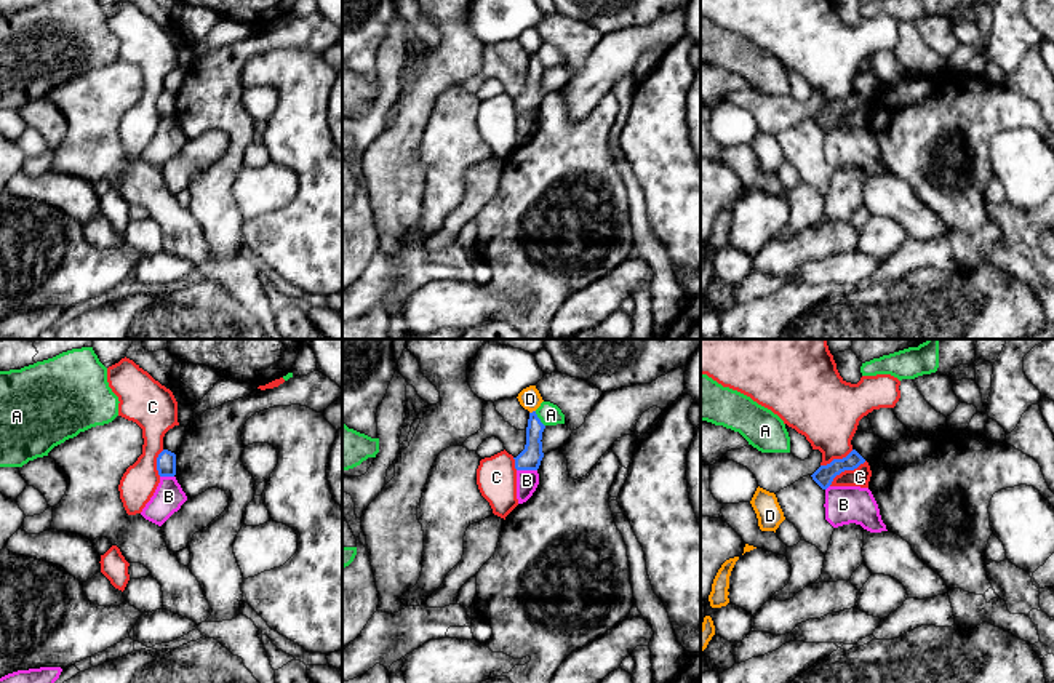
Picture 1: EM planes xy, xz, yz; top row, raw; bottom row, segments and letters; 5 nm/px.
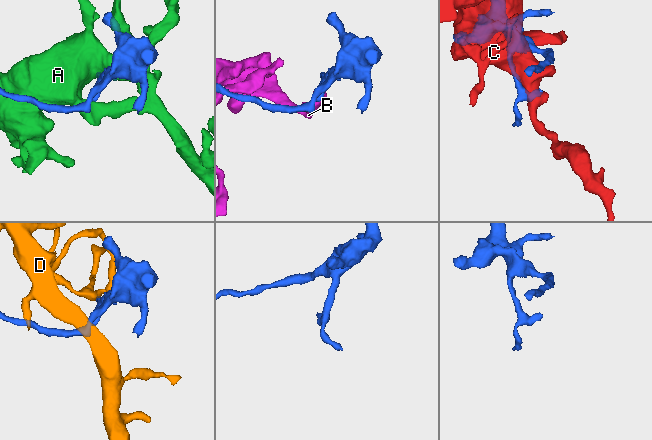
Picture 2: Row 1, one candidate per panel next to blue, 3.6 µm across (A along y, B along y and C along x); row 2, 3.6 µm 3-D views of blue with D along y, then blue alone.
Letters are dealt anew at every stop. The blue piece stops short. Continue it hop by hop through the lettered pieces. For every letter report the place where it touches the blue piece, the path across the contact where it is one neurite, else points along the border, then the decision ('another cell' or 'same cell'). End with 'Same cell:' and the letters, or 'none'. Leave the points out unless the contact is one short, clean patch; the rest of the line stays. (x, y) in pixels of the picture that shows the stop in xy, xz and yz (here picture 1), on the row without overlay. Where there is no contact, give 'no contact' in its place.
A: xz (539, 61) | another cell
B: xz (526, 111) | along xz (517, 111), (536, 112) | another cell
C: yz (846, 111) | another cell
D: xz (533, 53) | another cell
Same cell: none

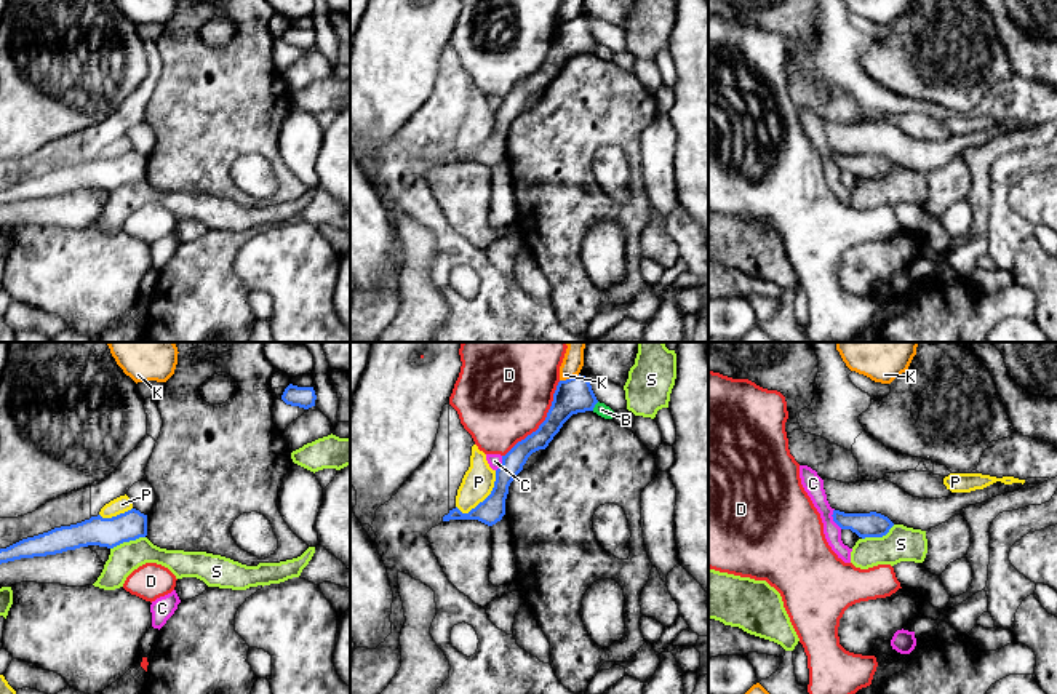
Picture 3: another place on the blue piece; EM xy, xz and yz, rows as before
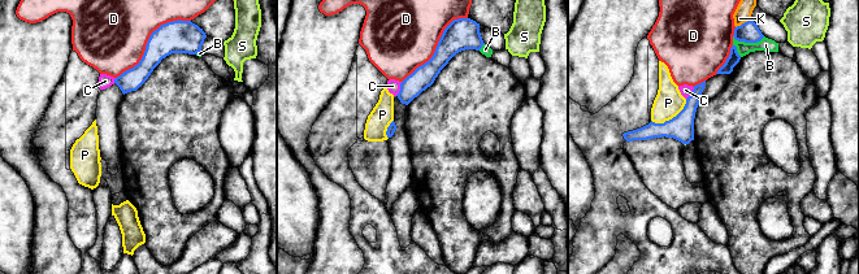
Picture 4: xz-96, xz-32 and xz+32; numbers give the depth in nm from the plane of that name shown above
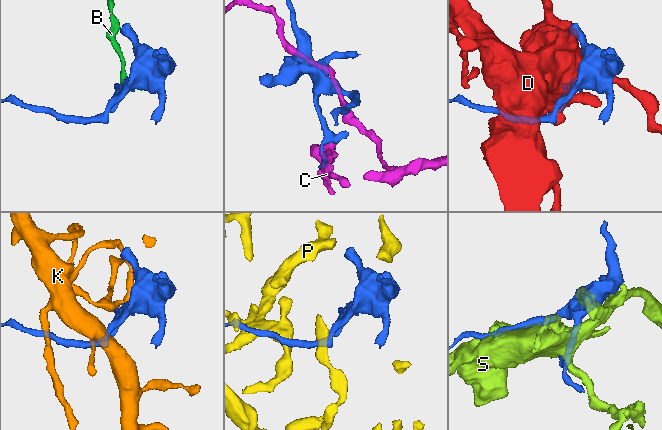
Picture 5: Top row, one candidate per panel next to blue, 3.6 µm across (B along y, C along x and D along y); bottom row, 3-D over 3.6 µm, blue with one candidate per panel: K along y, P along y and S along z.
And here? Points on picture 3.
B: xz (594, 48) | another cell
C: yz (833, 160) | another cell
D: xz (542, 64) | another cell
K: xz (570, 19) | another cell
P: xz (488, 138) | along xz (496, 112), (493, 131), (462, 155) | another cell
S: xy (127, 183) | another cell
Same cell: none

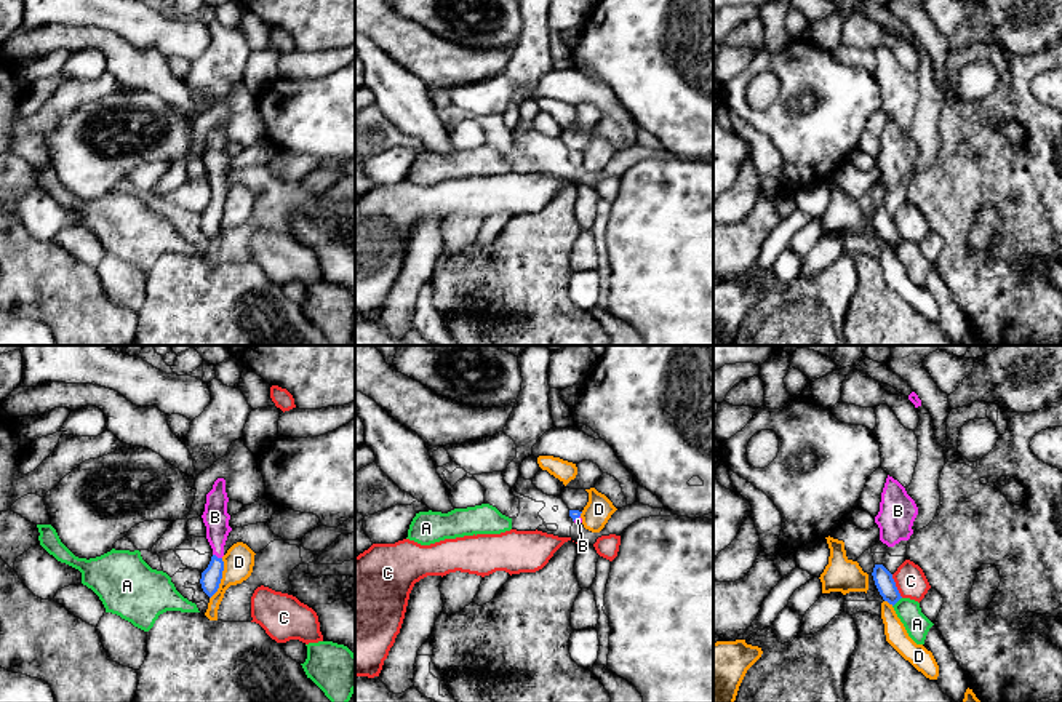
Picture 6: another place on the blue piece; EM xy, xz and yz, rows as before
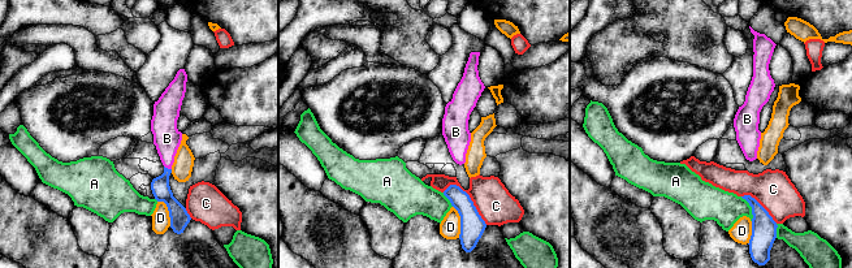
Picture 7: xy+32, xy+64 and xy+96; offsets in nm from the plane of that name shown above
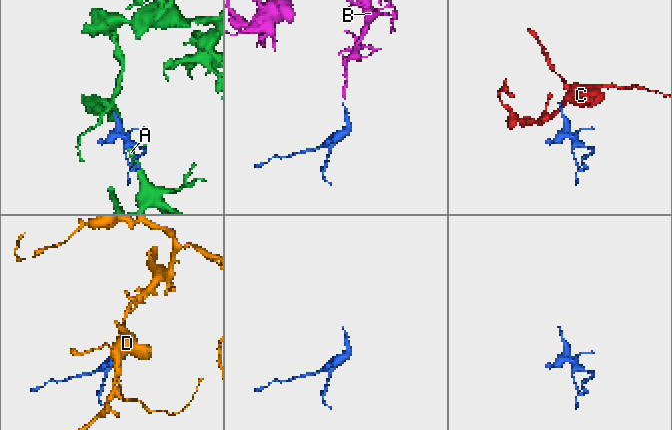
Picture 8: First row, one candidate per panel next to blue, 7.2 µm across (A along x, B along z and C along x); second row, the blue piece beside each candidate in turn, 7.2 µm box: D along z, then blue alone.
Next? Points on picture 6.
A: yz (898, 242) | another cell
B: xy (216, 199) | across xy (211, 218), (216, 199), (215, 159) | same cell
C: yz (894, 227) | along yz (891, 216), (902, 239) | another cell
D: xy (221, 219) | another cell
Same cell: B

